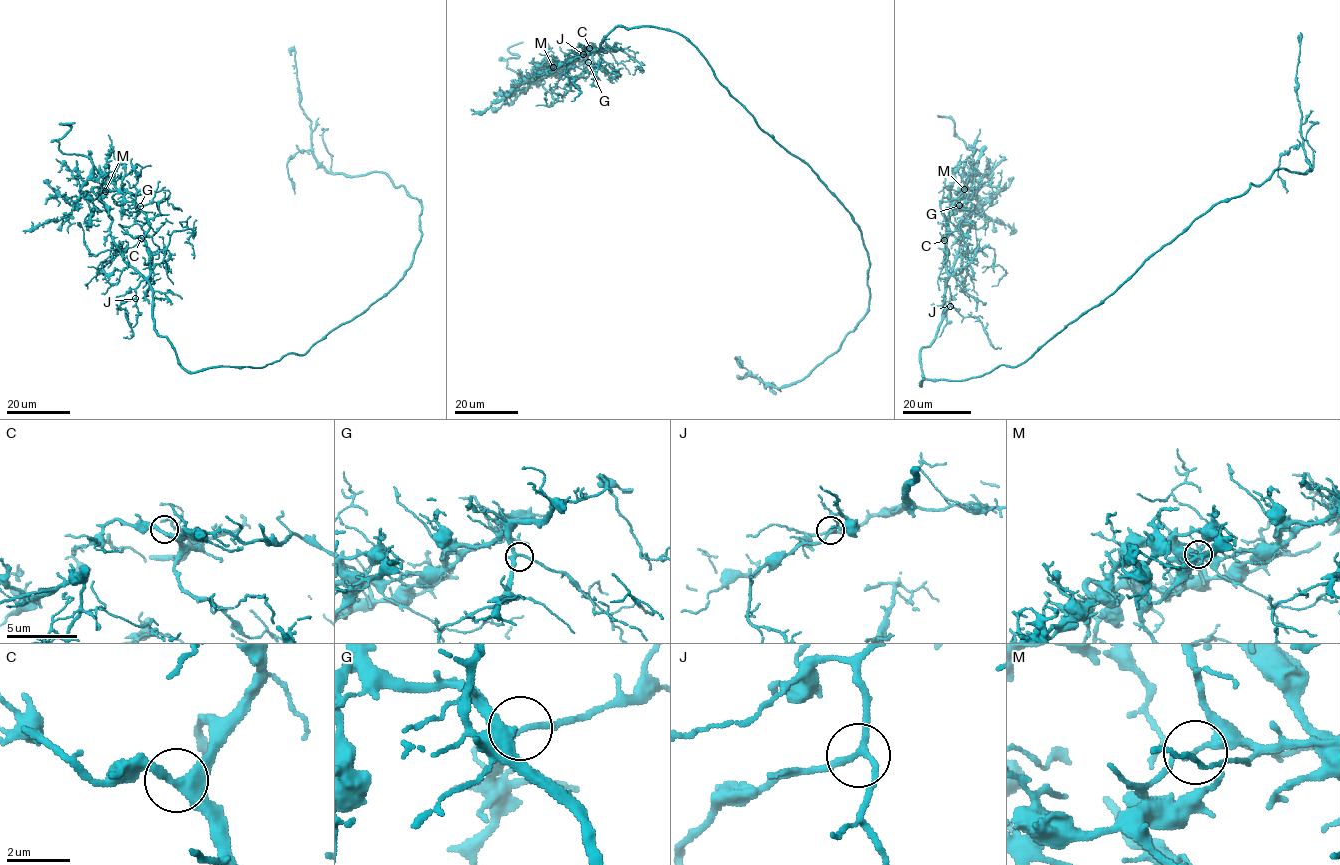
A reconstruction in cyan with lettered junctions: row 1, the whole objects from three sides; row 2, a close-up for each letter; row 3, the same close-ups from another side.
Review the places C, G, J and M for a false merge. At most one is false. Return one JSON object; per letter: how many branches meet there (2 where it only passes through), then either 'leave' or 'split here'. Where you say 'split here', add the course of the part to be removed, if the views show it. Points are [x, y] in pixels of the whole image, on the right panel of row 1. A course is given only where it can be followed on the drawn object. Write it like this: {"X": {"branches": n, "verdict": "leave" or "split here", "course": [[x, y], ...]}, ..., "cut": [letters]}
{"C": {"branches": 3, "verdict": "leave"}, "G": {"branches": 3, "verdict": "leave"}, "J": {"branches": 3, "verdict": "leave"}, "M": {"branches": 2, "verdict": "split here", "course": [[965, 189], [962, 198], [974, 191], [972, 168], [982, 151], [969, 149], [954, 131], [953, 120], [937, 115]]}, "cut": ["M"]}

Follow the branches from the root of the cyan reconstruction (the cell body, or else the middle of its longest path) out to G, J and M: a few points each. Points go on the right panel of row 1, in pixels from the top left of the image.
G: (1027, 360), (964, 380), (924, 379), (920, 385), (920, 350), (936, 337), (942, 318), (947, 219), (959, 205)
J: (1027, 360), (964, 380), (924, 379), (920, 385), (920, 350), (936, 337), (946, 285), (950, 306)
M: (1027, 360), (964, 380), (924, 379), (920, 385), (920, 350), (936, 337), (942, 318), (947, 219), (965, 189)

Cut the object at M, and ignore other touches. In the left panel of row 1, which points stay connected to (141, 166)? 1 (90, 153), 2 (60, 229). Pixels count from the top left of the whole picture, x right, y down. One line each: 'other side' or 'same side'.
1: other side
2: other side

